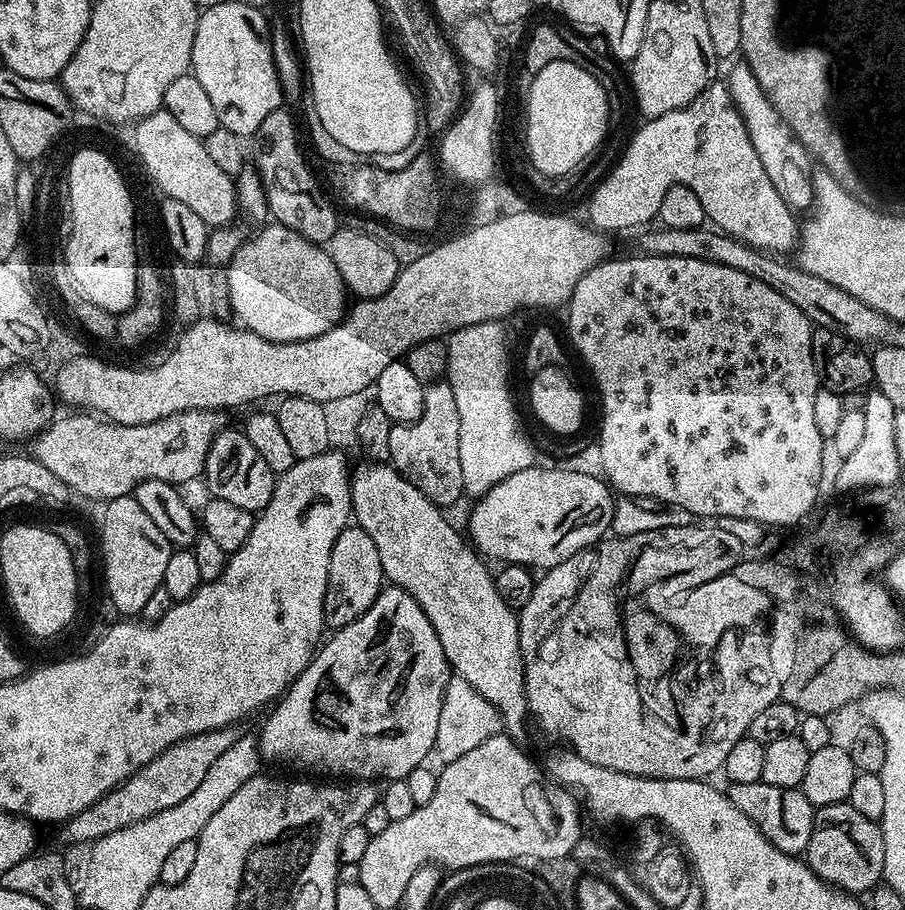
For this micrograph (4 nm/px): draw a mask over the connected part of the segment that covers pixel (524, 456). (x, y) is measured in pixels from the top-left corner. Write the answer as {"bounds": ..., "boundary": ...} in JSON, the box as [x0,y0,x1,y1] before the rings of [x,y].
{"bounds":[446,320,534,498],"boundary":[[[495,320],[467,324],[446,340],[446,379],[458,402],[458,454],[462,458],[464,490],[472,498],[485,496],[502,478],[510,478],[510,474],[518,474],[518,470],[534,464],[532,444],[520,428],[520,416],[512,405],[512,392],[508,389],[508,344],[504,341],[504,326]]]}

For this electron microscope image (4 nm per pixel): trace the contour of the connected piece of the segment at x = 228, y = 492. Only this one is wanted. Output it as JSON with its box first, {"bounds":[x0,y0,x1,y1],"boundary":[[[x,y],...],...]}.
{"bounds":[202,426,277,514],"boundary":[[[231,426],[225,427],[214,438],[210,450],[206,454],[206,462],[202,473],[202,480],[208,483],[209,493],[222,498],[233,506],[242,506],[242,510],[250,510],[259,514],[270,502],[274,494],[277,473],[266,466],[266,462],[254,450],[250,438],[244,436],[243,431],[236,432]]]}

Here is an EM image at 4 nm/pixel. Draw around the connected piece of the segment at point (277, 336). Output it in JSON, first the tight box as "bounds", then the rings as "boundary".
{"bounds":[226,222,346,342],"boundary":[[[275,222],[269,223],[256,237],[245,239],[244,243],[236,251],[235,258],[226,265],[226,272],[228,272],[228,281],[226,287],[228,289],[228,306],[231,315],[237,316],[239,323],[247,328],[249,332],[258,334],[264,340],[270,342],[298,342],[299,340],[309,340],[315,336],[320,336],[326,330],[330,330],[334,325],[340,323],[344,318],[346,311],[346,303],[344,304],[344,296],[346,297],[346,289],[344,286],[344,279],[338,274],[338,270],[334,266],[334,262],[328,257],[327,251],[321,245],[312,243],[307,240],[302,234],[298,234],[294,230],[290,230],[286,226],[277,224]]]}

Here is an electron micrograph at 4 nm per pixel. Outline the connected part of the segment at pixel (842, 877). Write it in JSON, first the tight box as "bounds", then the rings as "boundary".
{"bounds":[802,802,886,894],"boundary":[[[847,802],[831,804],[816,809],[814,830],[810,830],[810,842],[802,856],[820,880],[849,894],[868,894],[884,875],[886,842],[877,821],[866,818],[866,814],[854,810]]]}

